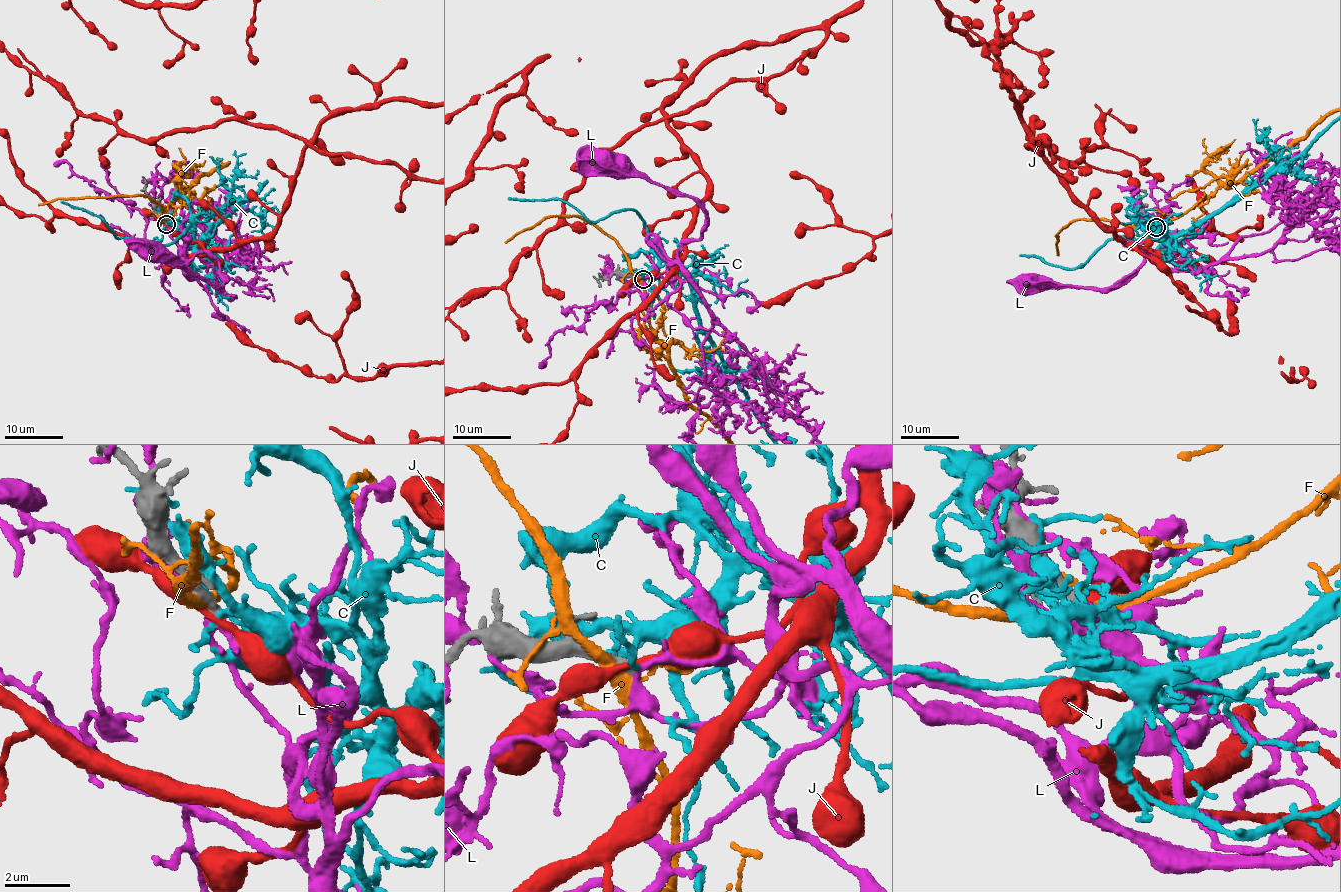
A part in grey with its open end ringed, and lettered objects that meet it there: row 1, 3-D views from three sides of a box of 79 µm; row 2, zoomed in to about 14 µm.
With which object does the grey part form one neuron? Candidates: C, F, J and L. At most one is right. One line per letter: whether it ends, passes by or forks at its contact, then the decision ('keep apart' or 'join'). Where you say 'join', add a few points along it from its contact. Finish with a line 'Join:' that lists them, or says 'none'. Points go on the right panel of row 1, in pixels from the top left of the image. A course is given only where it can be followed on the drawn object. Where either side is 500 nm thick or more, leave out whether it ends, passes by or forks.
C: it forks | keep apart
F: it forks | keep apart
J: it passes by | keep apart
L: it forks | keep apart
Join: none

